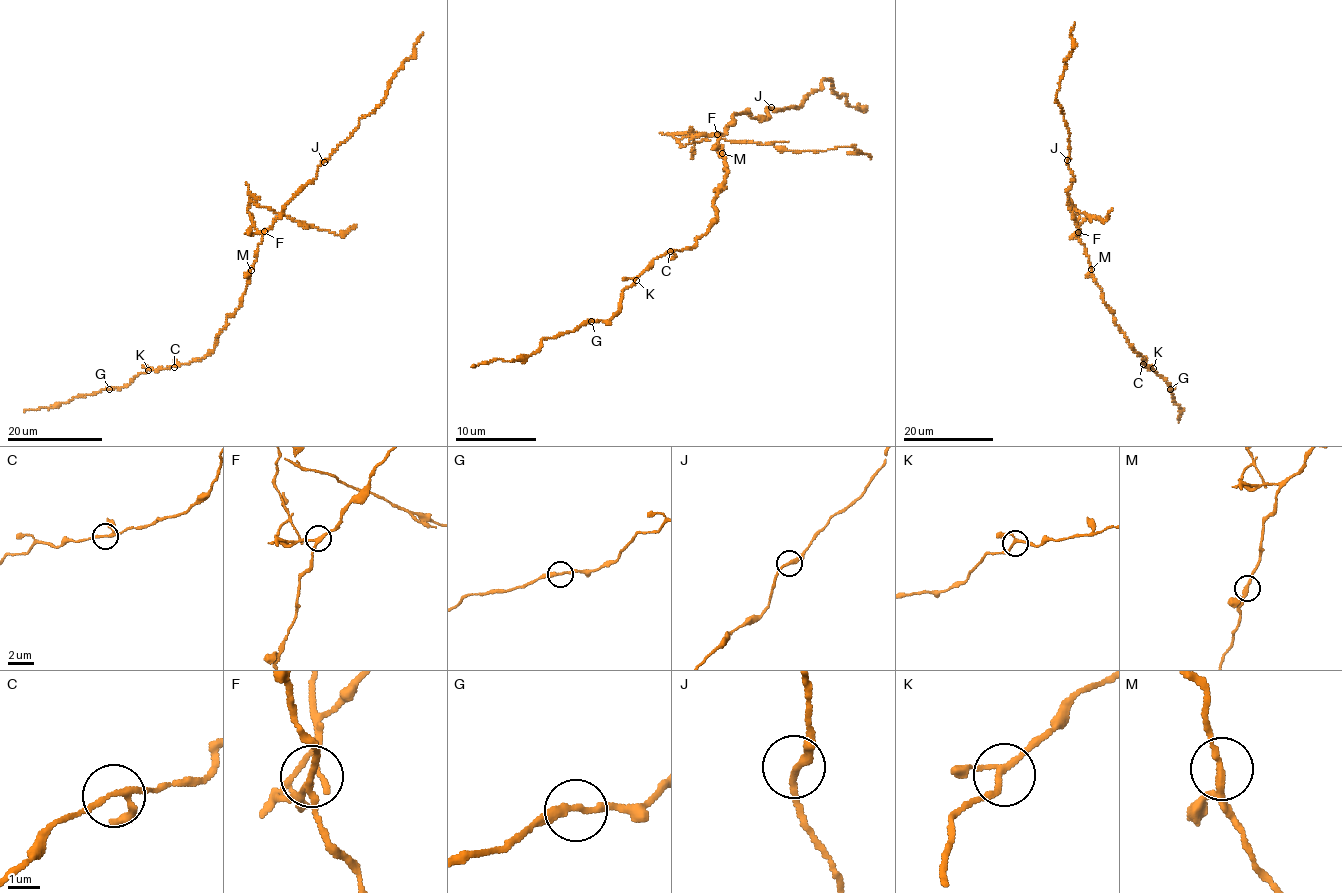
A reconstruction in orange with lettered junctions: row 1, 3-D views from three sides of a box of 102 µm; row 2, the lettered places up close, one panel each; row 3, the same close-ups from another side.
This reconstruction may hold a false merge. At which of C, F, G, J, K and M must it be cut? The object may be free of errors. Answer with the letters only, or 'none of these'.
F

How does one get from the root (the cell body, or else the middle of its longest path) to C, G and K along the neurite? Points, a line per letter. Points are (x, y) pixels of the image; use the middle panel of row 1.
C: (720, 153), (728, 173), (714, 191), (719, 193), (713, 204), (718, 214), (692, 247), (670, 251)
G: (720, 153), (728, 173), (714, 191), (711, 226), (692, 247), (657, 257), (623, 292), (608, 320), (591, 321)
K: (720, 153), (728, 173), (714, 191), (711, 226), (692, 247), (657, 257), (636, 280)

